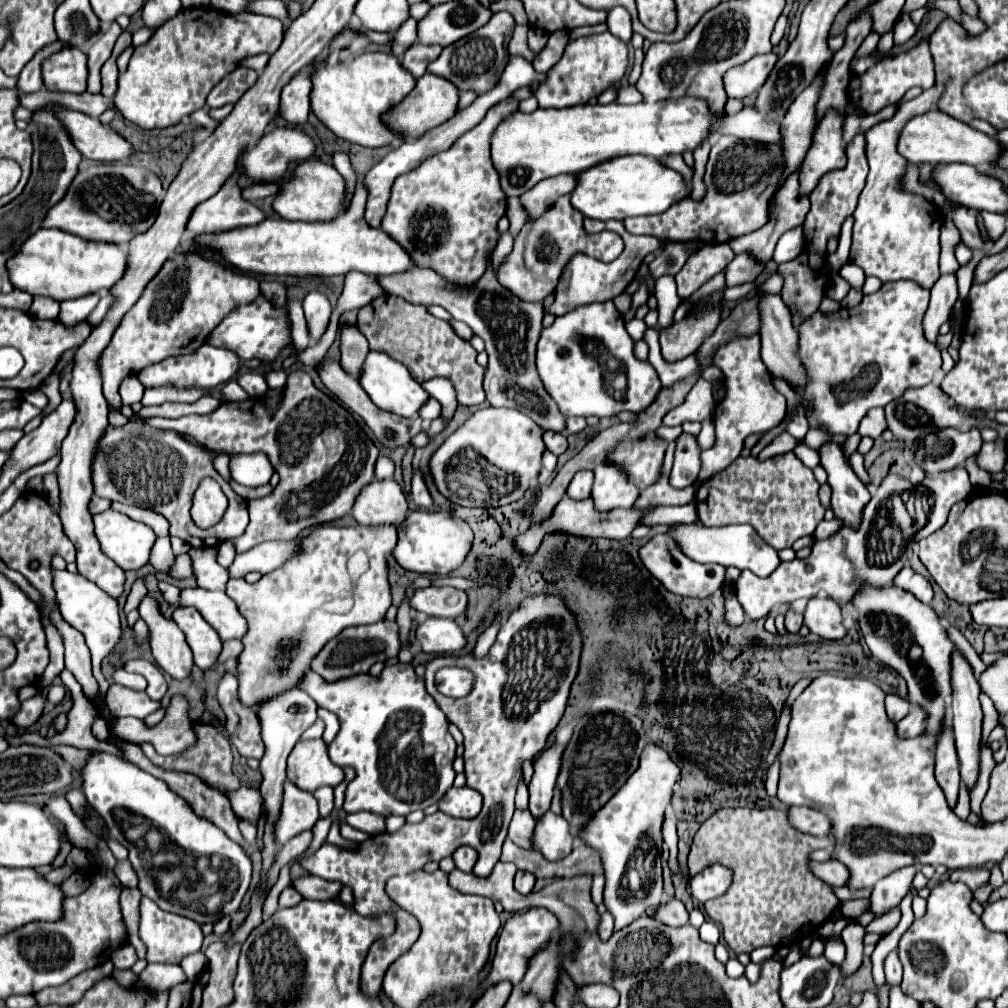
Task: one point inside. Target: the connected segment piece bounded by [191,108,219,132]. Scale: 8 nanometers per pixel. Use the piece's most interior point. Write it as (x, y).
(202, 116)

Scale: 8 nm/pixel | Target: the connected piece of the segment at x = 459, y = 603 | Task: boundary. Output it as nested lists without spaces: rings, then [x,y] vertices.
[[[423,588],[411,598],[411,608],[427,616],[455,620],[467,610],[467,594],[457,588]]]

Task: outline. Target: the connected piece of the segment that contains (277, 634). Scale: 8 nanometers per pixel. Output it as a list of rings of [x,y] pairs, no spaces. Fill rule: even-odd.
[[[317,526],[315,536],[305,540],[303,552],[285,566],[261,576],[255,584],[247,584],[243,578],[227,582],[227,596],[235,600],[249,624],[239,656],[239,698],[243,704],[253,708],[255,700],[295,686],[295,680],[309,668],[311,656],[343,628],[385,618],[391,606],[387,556],[395,546],[397,530],[391,526]]]

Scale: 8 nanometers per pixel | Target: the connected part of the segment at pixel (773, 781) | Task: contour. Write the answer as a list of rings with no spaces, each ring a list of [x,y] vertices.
[[[778,755],[773,763],[773,766],[771,766],[769,770],[769,774],[767,774],[767,782],[765,782],[765,786],[767,786],[767,792],[769,792],[769,796],[771,796],[771,798],[773,798],[773,796],[776,796],[777,793],[779,771],[780,759]]]

